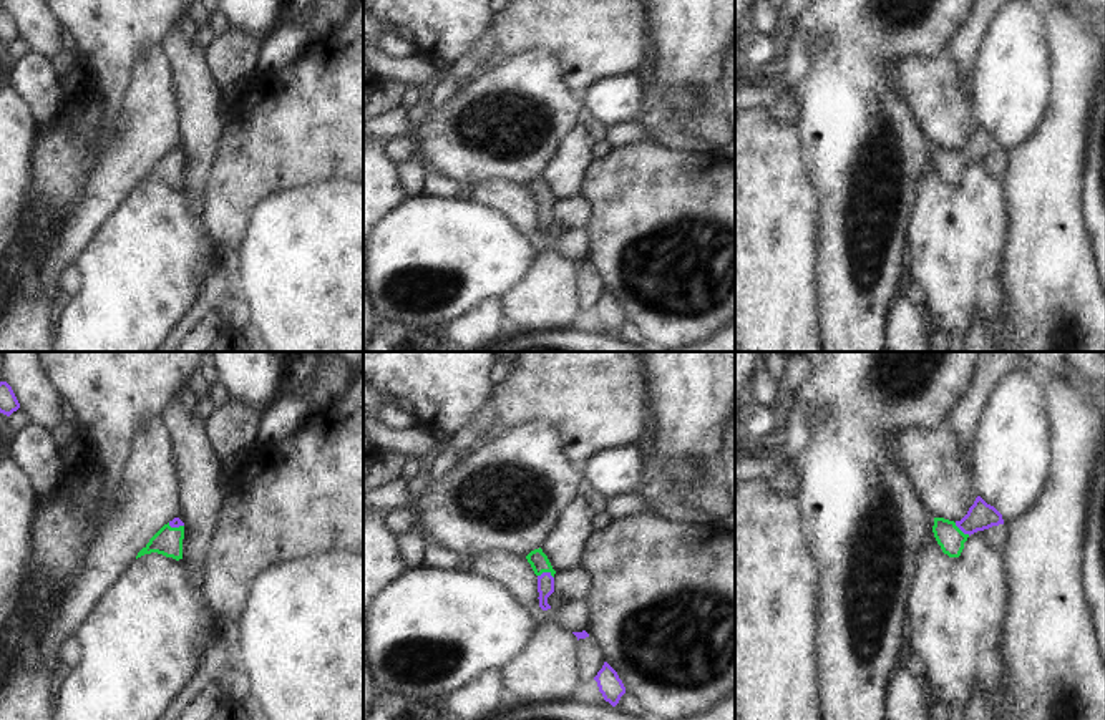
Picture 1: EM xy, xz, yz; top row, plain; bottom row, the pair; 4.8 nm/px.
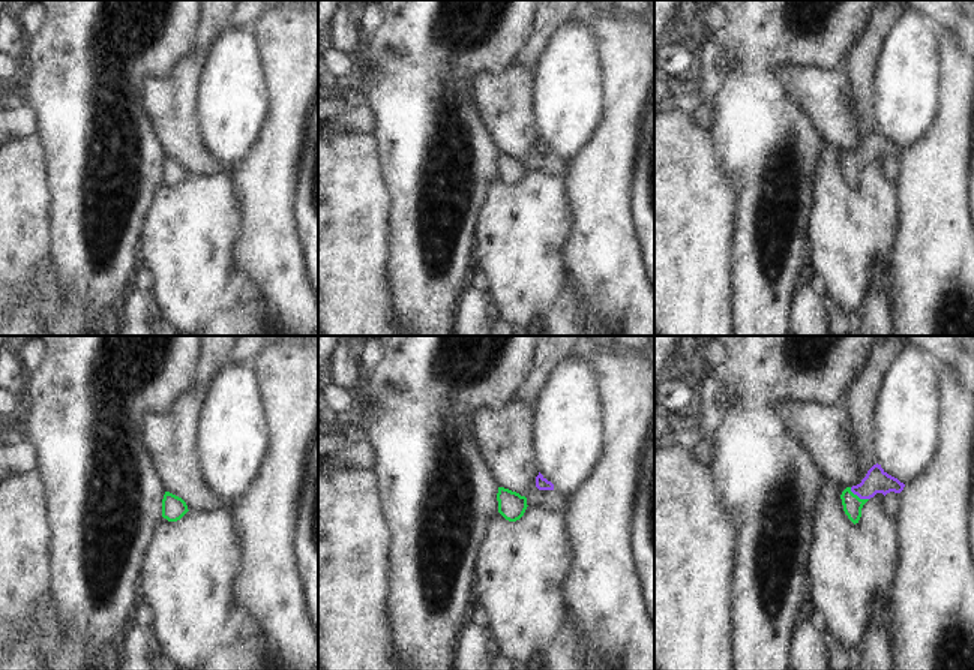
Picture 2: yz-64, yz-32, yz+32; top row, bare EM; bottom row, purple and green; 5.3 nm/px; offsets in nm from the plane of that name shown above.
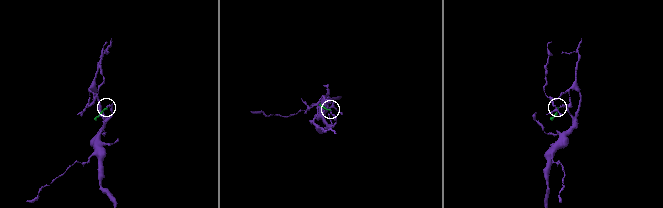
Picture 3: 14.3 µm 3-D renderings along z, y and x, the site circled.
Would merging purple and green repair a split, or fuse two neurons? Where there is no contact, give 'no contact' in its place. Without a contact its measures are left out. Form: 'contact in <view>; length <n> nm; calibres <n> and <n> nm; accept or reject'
contact in xz; length 80 nm; calibres 80 and 90 nm; accept

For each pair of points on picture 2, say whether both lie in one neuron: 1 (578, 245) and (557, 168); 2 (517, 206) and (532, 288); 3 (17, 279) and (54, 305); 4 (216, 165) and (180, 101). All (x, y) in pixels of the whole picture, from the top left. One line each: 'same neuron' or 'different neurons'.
1: different neurons
2: same neuron
3: different neurons
4: same neuron

